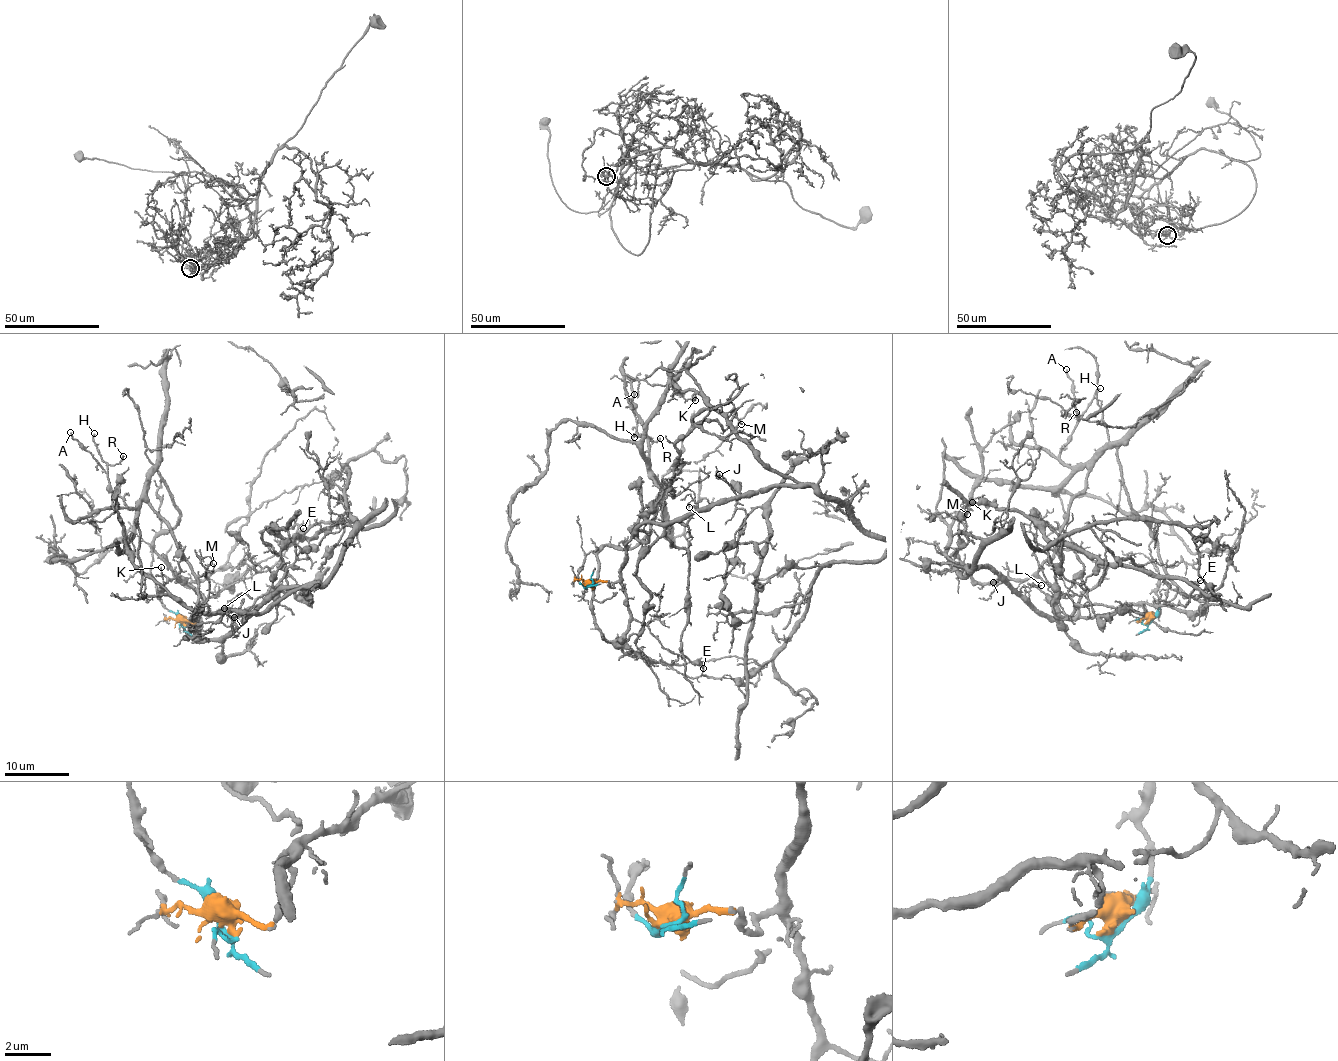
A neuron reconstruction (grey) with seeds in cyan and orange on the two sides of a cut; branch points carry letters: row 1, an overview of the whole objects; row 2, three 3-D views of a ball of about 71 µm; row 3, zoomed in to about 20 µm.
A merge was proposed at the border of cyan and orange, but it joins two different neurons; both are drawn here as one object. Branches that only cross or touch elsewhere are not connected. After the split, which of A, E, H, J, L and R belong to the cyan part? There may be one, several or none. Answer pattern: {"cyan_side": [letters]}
{"cyan_side": ["A", "H", "R"]}

